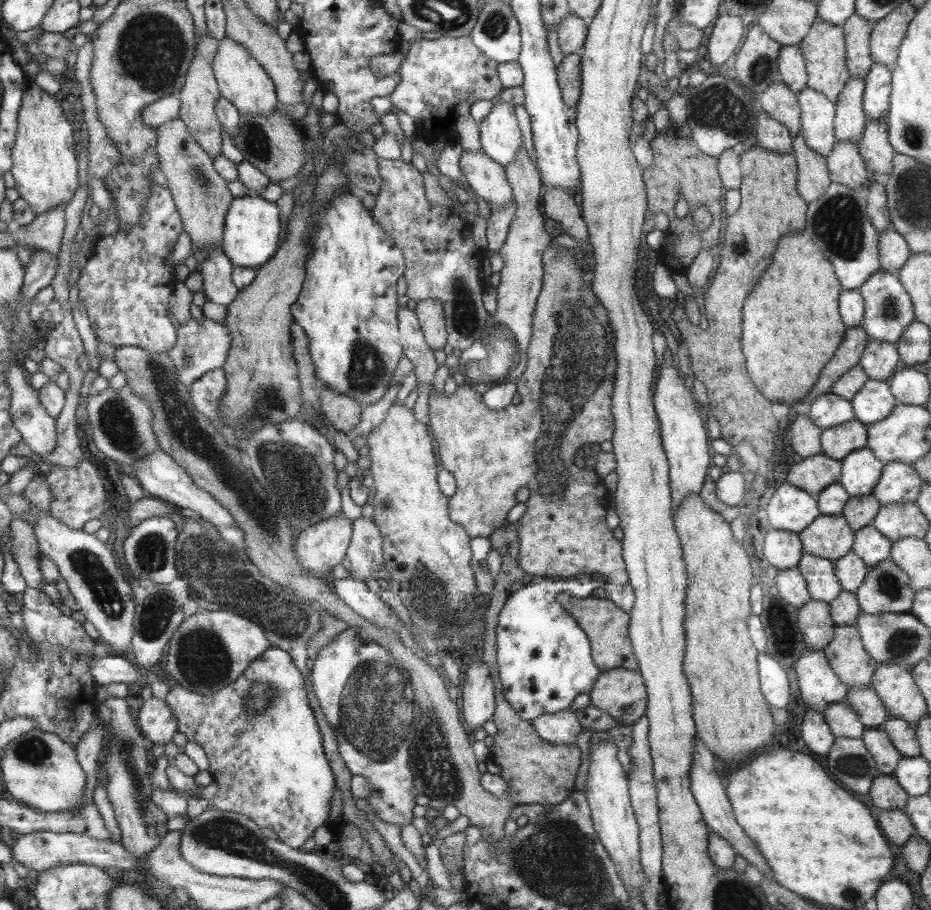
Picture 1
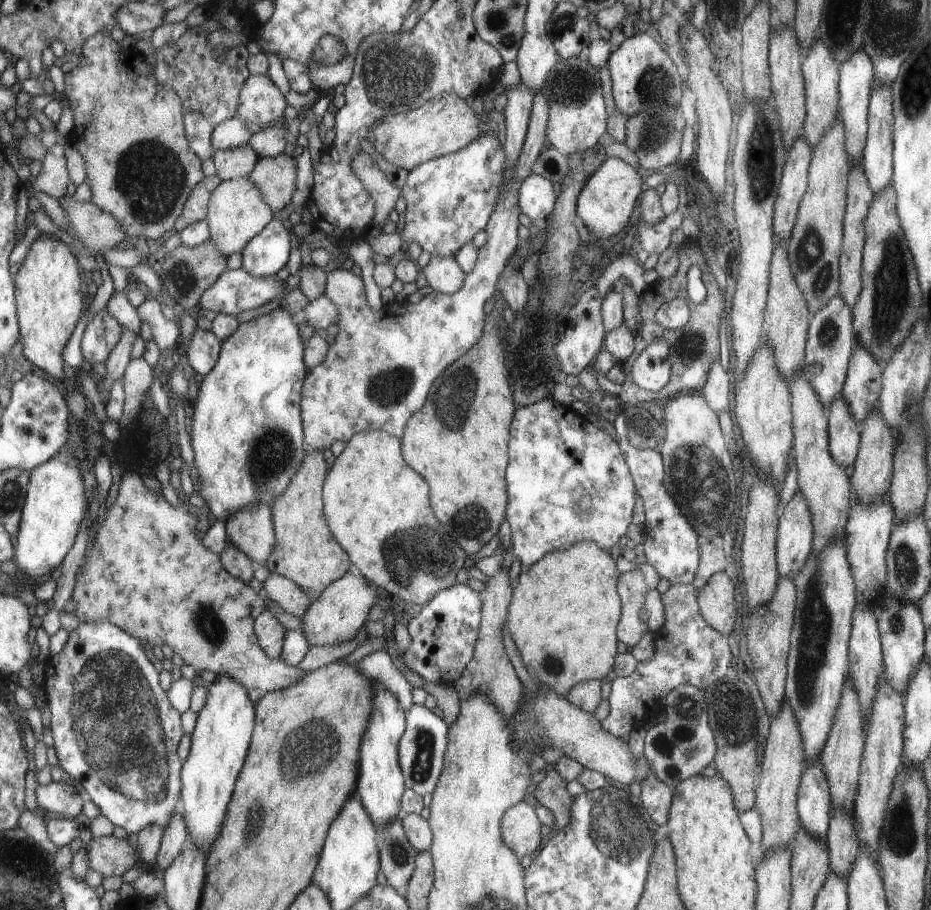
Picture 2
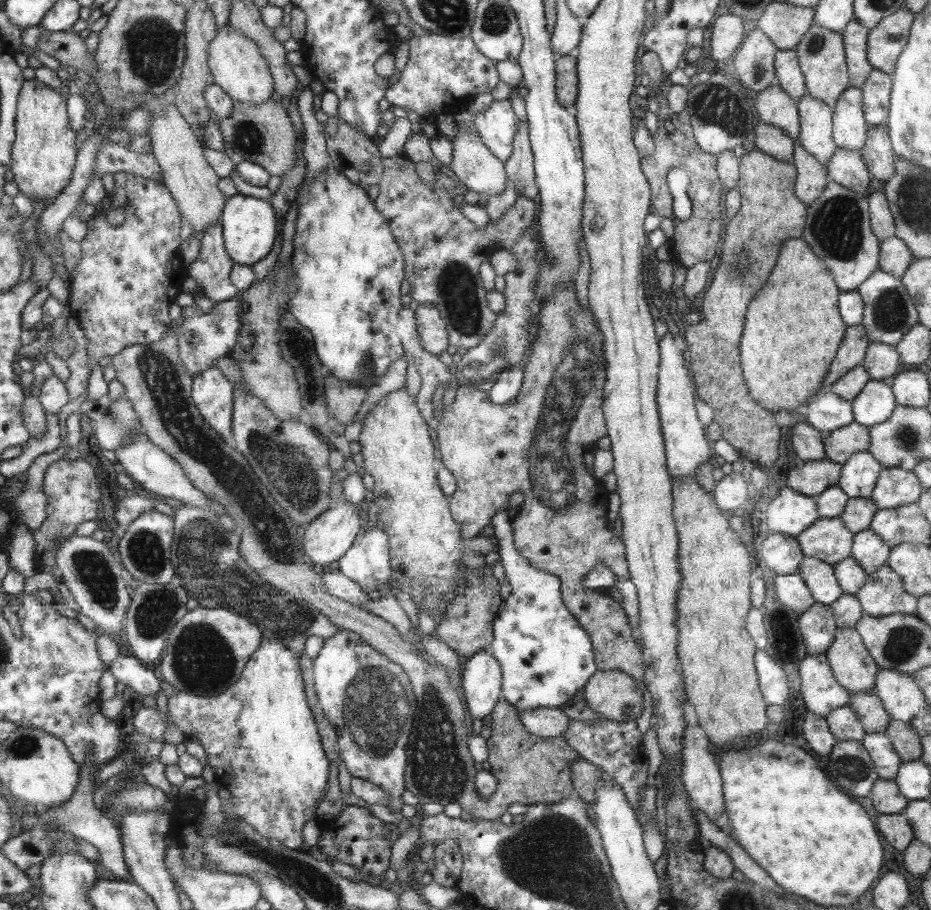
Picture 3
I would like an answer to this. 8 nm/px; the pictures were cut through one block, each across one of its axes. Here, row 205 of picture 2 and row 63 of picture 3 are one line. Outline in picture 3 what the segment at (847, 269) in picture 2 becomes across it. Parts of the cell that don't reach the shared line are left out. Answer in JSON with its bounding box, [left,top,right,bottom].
[841,19,874,90]

